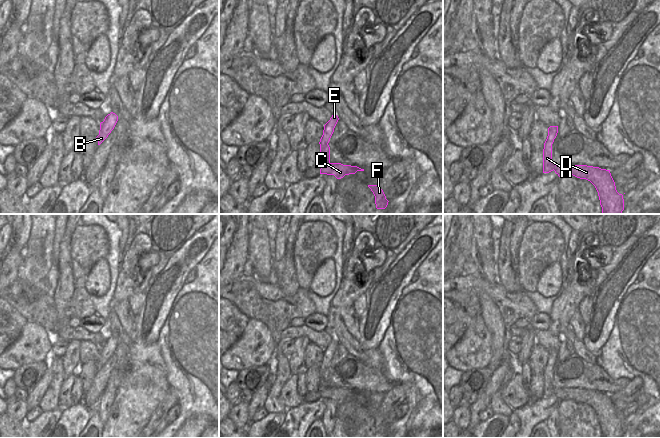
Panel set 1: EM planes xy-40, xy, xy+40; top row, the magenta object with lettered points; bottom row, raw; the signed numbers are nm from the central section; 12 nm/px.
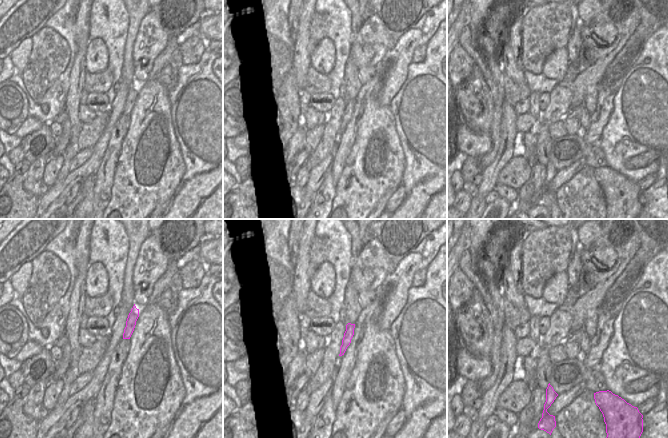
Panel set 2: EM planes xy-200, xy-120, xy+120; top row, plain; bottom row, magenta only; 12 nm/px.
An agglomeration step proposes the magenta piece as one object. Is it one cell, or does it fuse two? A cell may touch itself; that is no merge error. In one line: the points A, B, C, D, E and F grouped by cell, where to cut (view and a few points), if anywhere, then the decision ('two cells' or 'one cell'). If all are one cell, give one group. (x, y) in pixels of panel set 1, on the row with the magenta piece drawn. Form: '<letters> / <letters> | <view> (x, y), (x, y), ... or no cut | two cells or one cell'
A B E / C D F | xy (329, 162), (321, 168) | two cells

